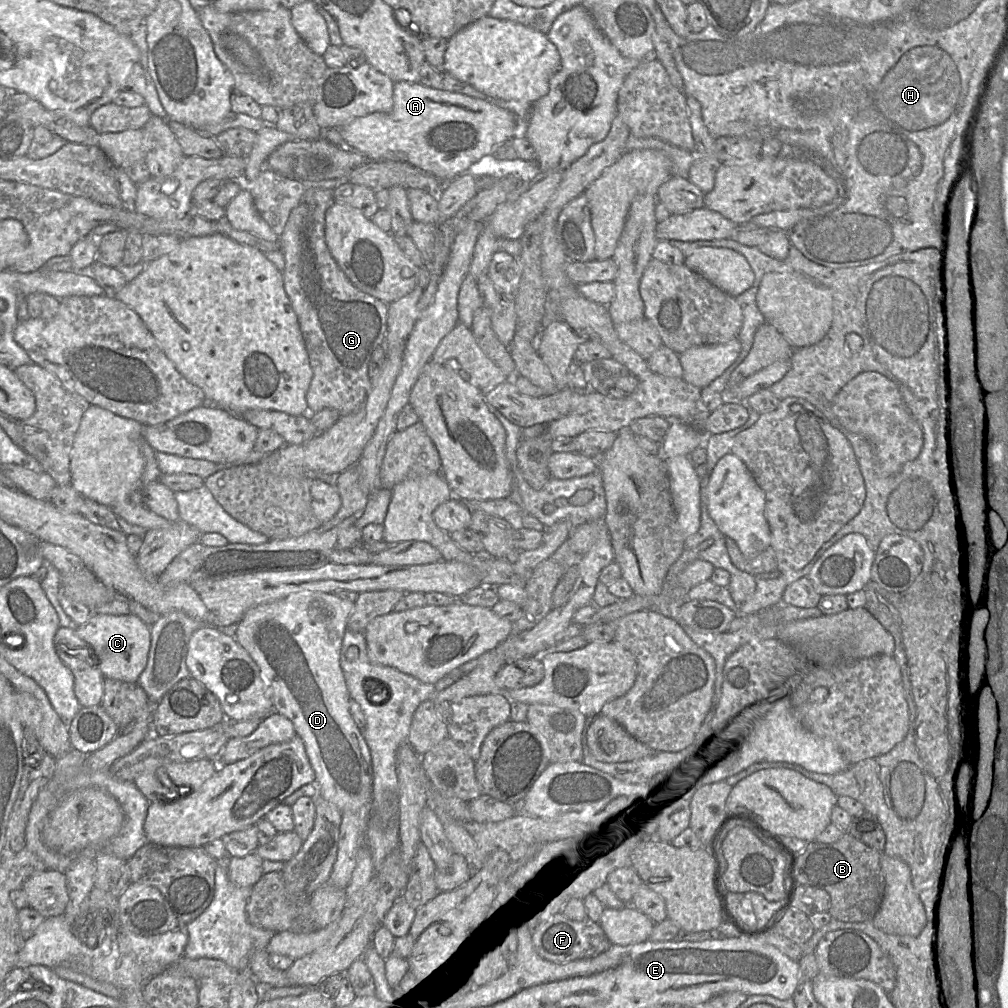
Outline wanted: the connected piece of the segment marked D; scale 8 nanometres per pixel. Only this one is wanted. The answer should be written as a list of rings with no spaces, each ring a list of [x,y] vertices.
[[[302,591],[248,610],[237,623],[234,638],[258,665],[271,694],[273,709],[291,721],[304,742],[315,773],[318,794],[341,812],[357,811],[371,800],[371,754],[350,713],[350,694],[340,666],[342,639],[355,603],[332,593]]]

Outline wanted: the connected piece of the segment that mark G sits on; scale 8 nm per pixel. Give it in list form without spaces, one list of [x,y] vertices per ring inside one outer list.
[[[305,189],[299,204],[288,218],[279,243],[285,258],[282,271],[284,290],[296,313],[312,369],[306,393],[308,413],[332,408],[344,416],[360,408],[369,392],[369,362],[373,351],[384,343],[388,305],[355,287],[332,257],[325,241],[325,213],[332,202],[333,190]]]

